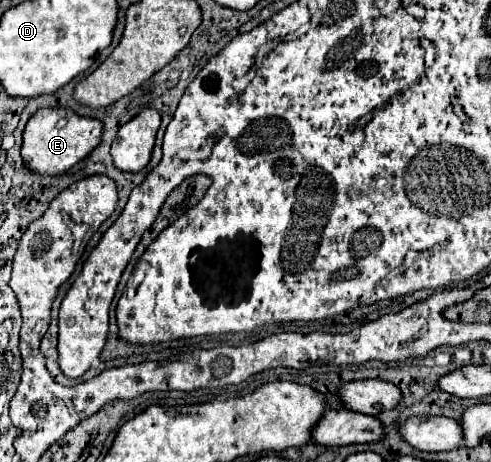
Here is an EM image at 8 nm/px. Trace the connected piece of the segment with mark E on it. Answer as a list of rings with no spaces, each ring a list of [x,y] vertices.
[[[41,108],[37,110],[23,132],[21,156],[23,162],[39,174],[63,174],[79,160],[83,160],[101,140],[103,124],[97,118],[85,118],[69,108]]]

